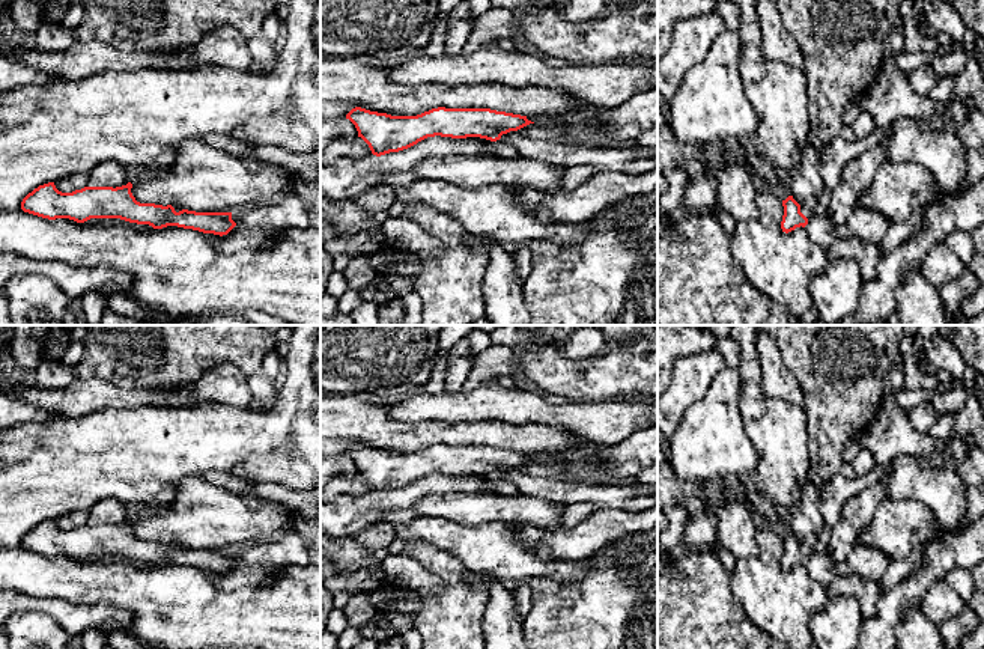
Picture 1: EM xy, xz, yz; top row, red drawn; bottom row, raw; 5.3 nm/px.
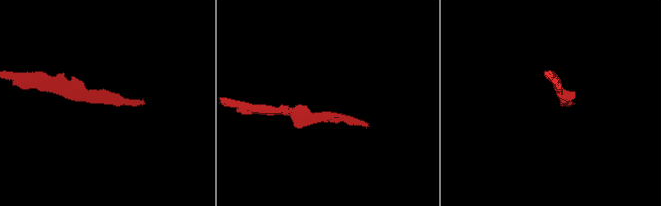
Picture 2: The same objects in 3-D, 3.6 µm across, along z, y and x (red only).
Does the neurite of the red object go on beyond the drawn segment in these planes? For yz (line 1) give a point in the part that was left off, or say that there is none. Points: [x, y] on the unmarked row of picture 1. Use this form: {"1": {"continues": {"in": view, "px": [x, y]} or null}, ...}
{"1": {"continues": {"in": "yz", "px": [808, 545]}}}

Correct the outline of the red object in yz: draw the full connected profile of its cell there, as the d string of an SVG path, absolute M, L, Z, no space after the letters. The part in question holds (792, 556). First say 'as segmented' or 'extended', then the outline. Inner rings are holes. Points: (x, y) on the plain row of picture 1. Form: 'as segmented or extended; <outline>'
extended; M788 533L782 538L784 553L781 559L782 569L788 571L796 565L805 565L808 559L814 554L814 548L817 545L817 535L808 536L802 544Z

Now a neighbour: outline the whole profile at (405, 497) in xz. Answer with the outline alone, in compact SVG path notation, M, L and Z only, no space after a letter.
M427 474L417 482L381 494L340 494L320 504L320 533L326 538L354 538L382 521L391 509L409 509L421 497L439 492L490 492L490 477L480 474Z

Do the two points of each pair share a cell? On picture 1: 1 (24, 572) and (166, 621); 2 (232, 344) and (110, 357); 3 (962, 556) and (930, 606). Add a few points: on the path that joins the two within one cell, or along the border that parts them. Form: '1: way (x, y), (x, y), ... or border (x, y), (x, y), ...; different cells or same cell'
1: way (59, 577), (78, 583), (116, 583), (131, 589); same cell
2: way (202, 344), (140, 344); same cell
3: border (941, 578), (927, 588), (917, 606); different cells

